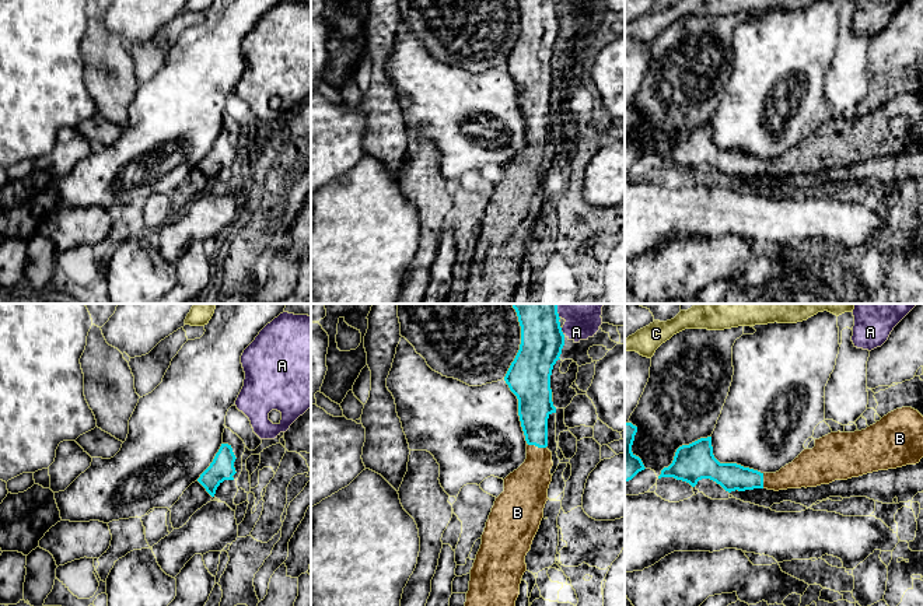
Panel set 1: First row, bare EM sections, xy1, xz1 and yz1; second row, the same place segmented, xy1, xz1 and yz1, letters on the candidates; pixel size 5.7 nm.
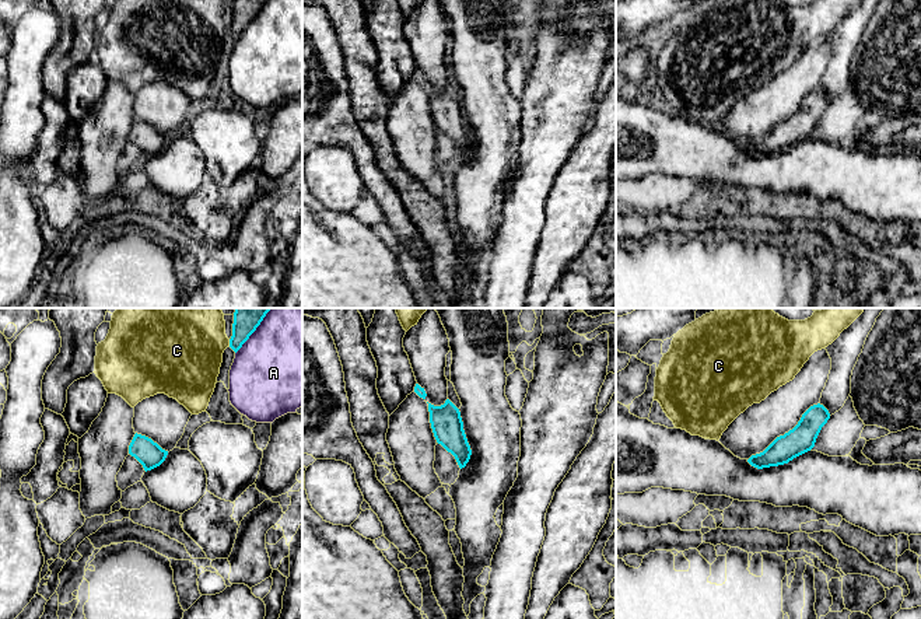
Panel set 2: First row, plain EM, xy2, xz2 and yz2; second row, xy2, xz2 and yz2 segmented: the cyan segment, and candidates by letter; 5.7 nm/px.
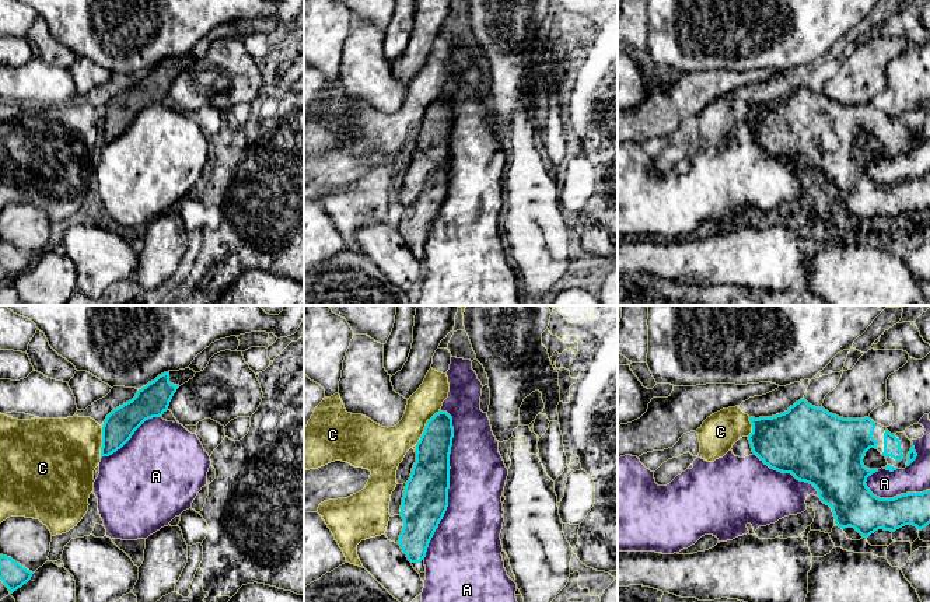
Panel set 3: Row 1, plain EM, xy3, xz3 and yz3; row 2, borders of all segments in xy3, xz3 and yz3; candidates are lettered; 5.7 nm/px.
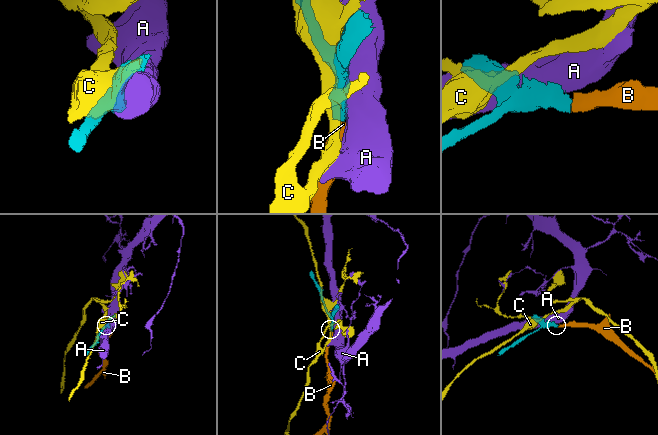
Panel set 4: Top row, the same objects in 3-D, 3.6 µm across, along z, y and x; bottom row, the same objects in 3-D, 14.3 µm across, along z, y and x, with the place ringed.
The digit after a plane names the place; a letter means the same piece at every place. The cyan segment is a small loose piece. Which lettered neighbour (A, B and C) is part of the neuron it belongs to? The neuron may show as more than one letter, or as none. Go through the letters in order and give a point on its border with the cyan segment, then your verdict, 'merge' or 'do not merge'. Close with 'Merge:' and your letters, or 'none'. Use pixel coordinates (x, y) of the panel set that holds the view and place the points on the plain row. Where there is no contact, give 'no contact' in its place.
A: meets cyan in xz3 at (448, 170); do not merge
B: meets cyan in xz1 at (537, 132); merge
C: meets cyan in xz3 at (425, 114); do not merge
Merge: B

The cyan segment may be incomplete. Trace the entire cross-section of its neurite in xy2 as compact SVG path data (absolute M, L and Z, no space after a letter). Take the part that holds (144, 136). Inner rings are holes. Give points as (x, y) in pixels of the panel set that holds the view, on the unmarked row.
M136 119L129 132L129 140L134 143L147 158L160 153L165 147L168 137L162 136L151 125Z

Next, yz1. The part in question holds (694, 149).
M896 95L875 111L854 119L831 119L815 126L812 136L804 136L791 150L776 160L761 160L737 150L720 150L713 141L712 123L700 125L676 136L672 150L661 157L661 164L674 164L692 174L702 165L710 165L726 178L754 175L787 176L817 174L835 167L847 167L867 160L916 151L923 144L923 102L912 95Z

